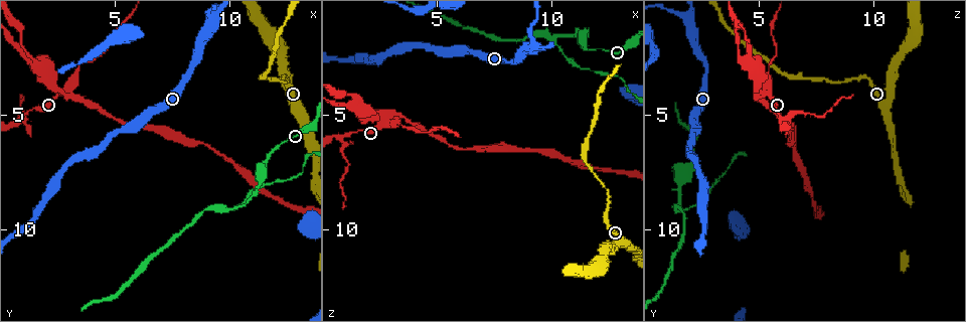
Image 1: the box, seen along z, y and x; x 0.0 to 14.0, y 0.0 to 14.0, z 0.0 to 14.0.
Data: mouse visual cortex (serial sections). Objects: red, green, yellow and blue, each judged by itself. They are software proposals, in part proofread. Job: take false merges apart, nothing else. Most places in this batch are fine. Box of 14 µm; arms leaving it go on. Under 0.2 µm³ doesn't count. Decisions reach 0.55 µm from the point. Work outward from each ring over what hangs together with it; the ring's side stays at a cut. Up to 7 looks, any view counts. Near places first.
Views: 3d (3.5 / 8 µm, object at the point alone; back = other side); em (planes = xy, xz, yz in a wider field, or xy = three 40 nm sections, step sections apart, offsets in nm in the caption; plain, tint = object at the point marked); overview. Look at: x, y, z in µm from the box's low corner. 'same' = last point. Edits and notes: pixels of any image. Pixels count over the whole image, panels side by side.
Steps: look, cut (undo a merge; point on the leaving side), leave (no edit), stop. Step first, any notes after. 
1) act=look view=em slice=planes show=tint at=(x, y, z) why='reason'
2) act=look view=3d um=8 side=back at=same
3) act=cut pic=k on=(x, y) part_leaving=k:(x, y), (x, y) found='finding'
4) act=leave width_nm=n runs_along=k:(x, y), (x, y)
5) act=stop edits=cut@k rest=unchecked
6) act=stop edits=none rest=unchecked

act=look view=3d um=3.5 side=back at=(2.8, 4.1, 5.1) why='four or more arms meet'

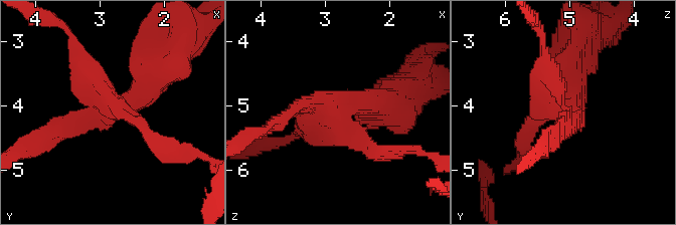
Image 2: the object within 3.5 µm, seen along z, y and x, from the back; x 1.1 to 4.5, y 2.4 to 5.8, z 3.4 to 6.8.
act=cut pic=2 on=(567, 126) arm_widths_nm=200,200,300,450 part_leaving=2:(565, 106), (570, 66), (588, 32) found='two cells meet here'

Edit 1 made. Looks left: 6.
act=look view=3d um=8 at=(10.2, 9.0, 1.6) why='branch point'

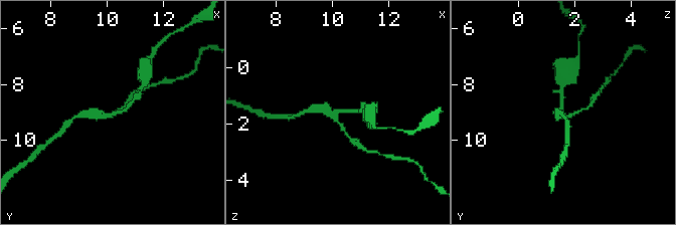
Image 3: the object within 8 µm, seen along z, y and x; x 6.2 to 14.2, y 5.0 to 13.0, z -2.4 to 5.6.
act=look view=em slice=xy step=3 show=tint at=(10.2, 9.1, 1.6) arms=3 arm_widths_nm=150,150,350

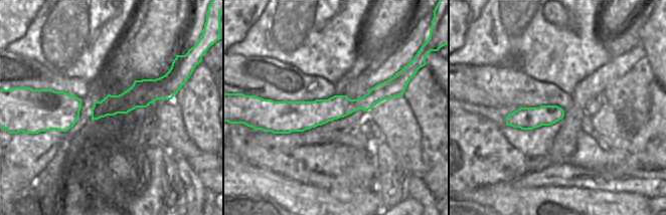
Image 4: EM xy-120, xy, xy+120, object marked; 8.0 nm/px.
act=leave runs_along=4:(399, 90), (326, 111), (270, 102) found='continuous, no second cell'

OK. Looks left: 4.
act=look view=3d um=3.5 side=back at=(12.4, 3.3, 9.7) why='abrupt turn'

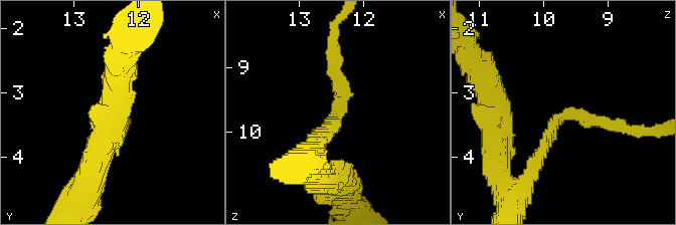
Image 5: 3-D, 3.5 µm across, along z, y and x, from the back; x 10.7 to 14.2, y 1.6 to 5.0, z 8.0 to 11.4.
act=leave runs_along=5:(534, 161), (563, 115), (633, 130) found='all the same cell'

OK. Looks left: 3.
act=stop edits=cut@2 rest=unchecked

